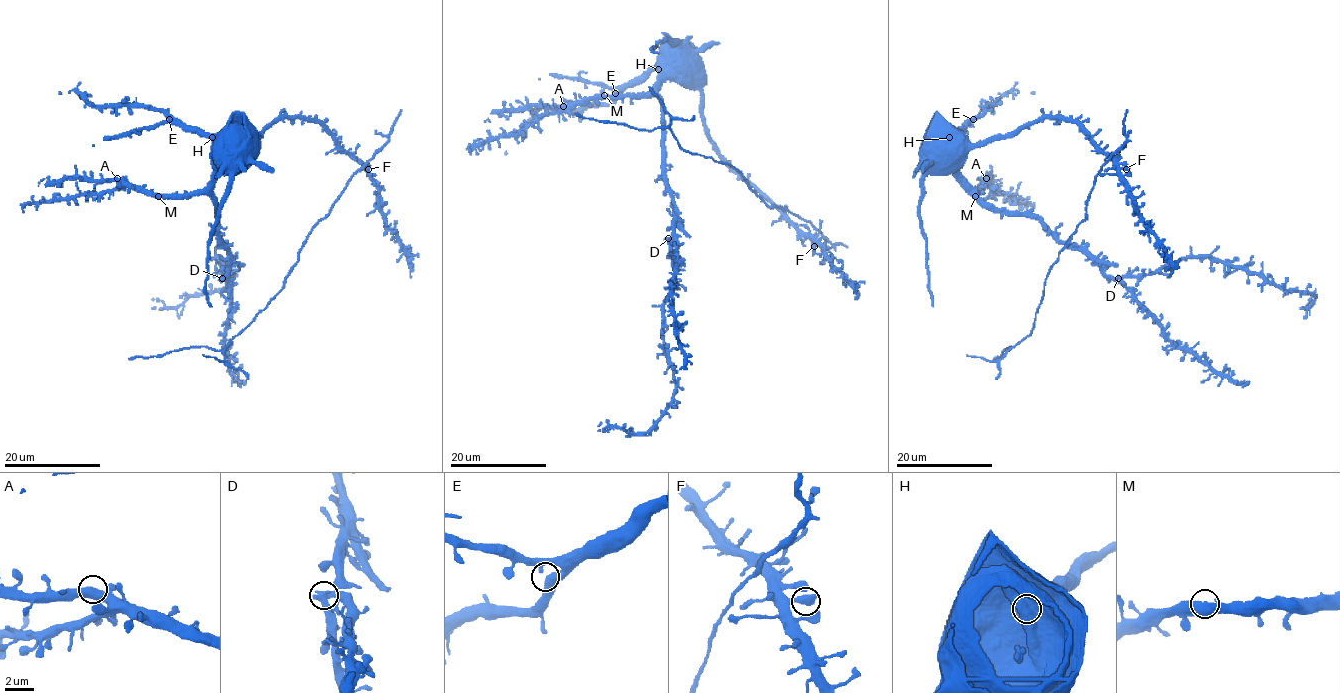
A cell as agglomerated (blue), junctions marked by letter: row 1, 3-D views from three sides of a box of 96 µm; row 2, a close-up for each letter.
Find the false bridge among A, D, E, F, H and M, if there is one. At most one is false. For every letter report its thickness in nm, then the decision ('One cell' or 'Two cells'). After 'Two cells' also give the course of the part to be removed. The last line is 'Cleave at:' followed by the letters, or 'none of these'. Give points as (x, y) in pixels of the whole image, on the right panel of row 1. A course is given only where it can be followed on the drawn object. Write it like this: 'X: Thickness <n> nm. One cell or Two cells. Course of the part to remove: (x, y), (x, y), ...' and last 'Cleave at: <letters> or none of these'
A: Thickness 550 nm. One cell
D: Thickness 480 nm. Two cells. Course of the part to remove: (1119, 277), (1155, 274), (1184, 258), (1213, 257), (1286, 289), (1308, 292), (1314, 300), (1306, 309)
E: Thickness 500 nm. One cell
F: Thickness 600 nm. One cell
H: Thickness 600 nm. One cell
M: Thickness 480 nm. One cell
Cleave at: D

